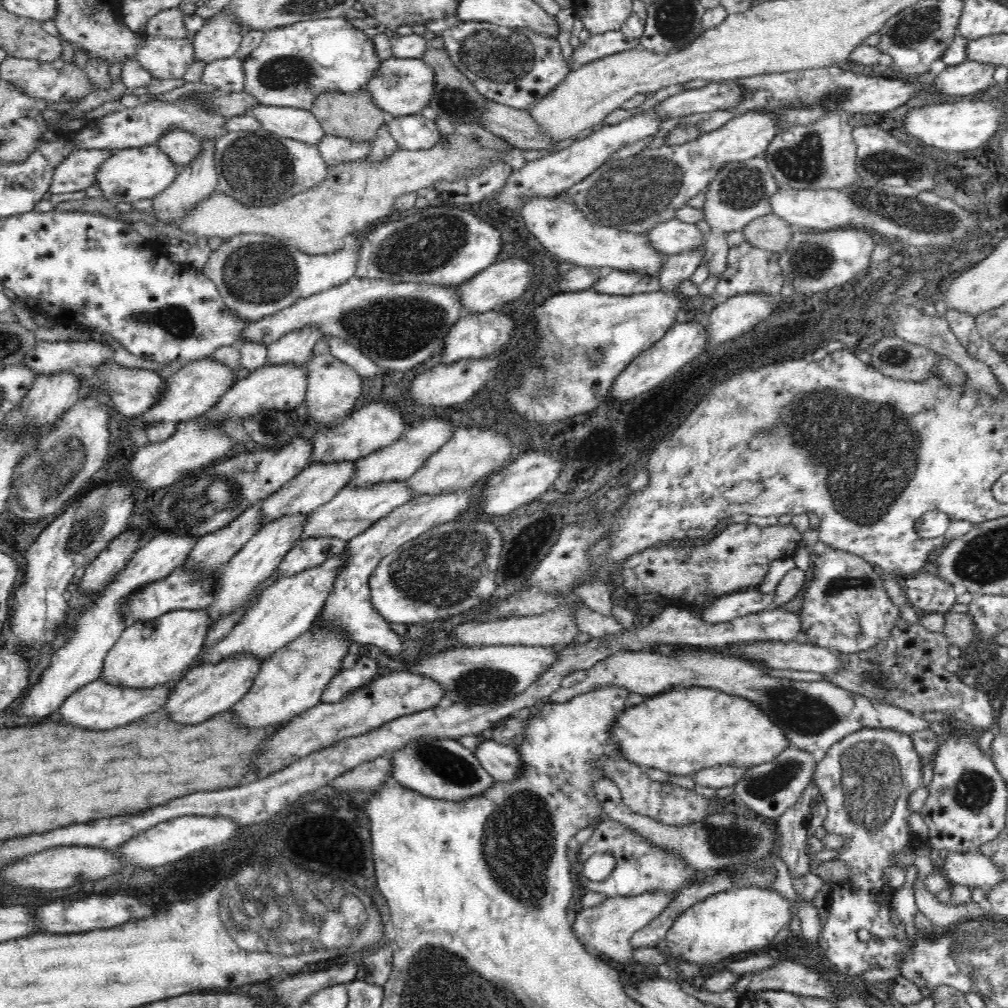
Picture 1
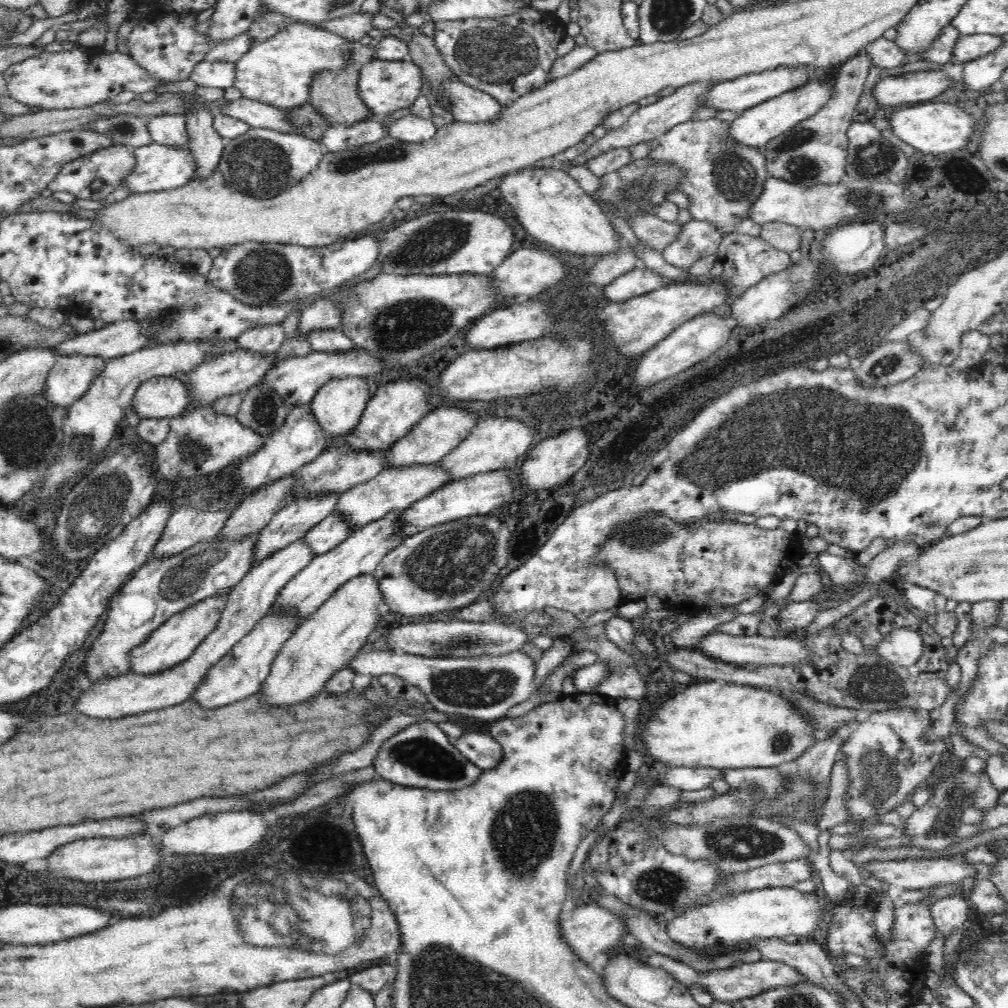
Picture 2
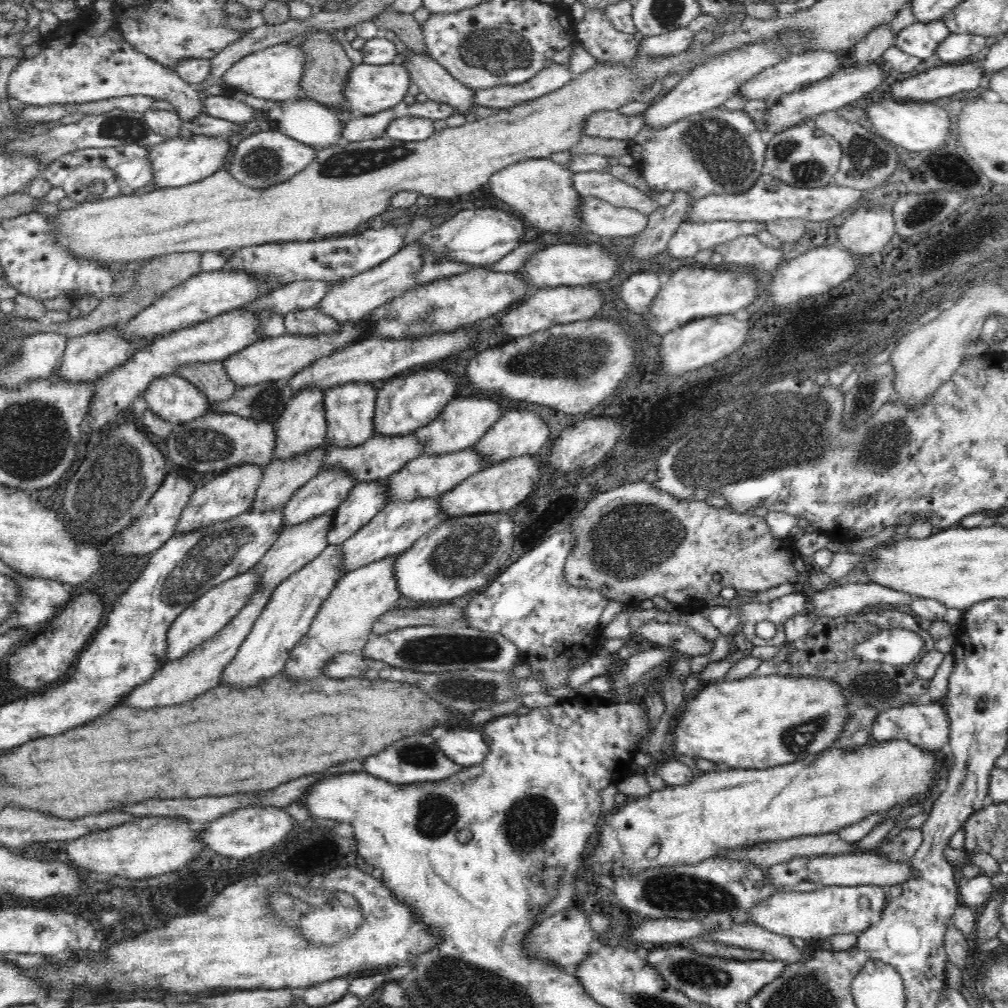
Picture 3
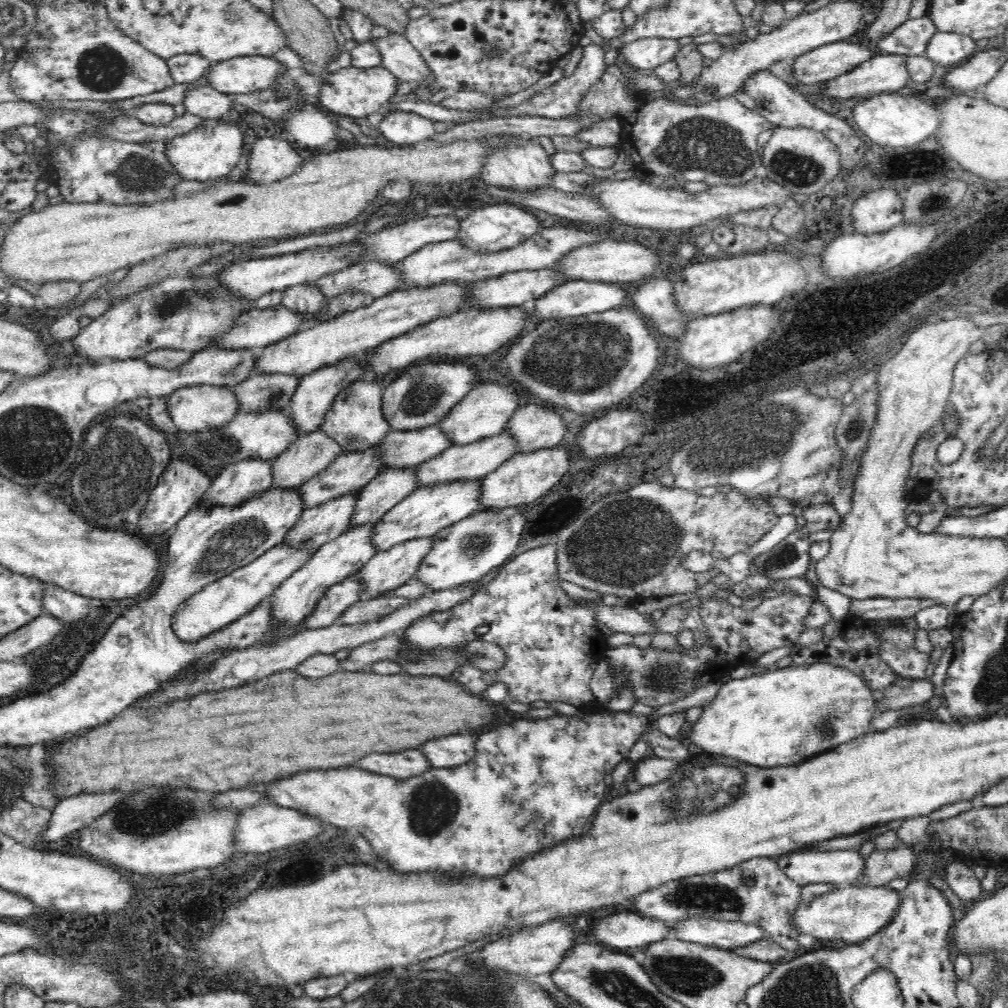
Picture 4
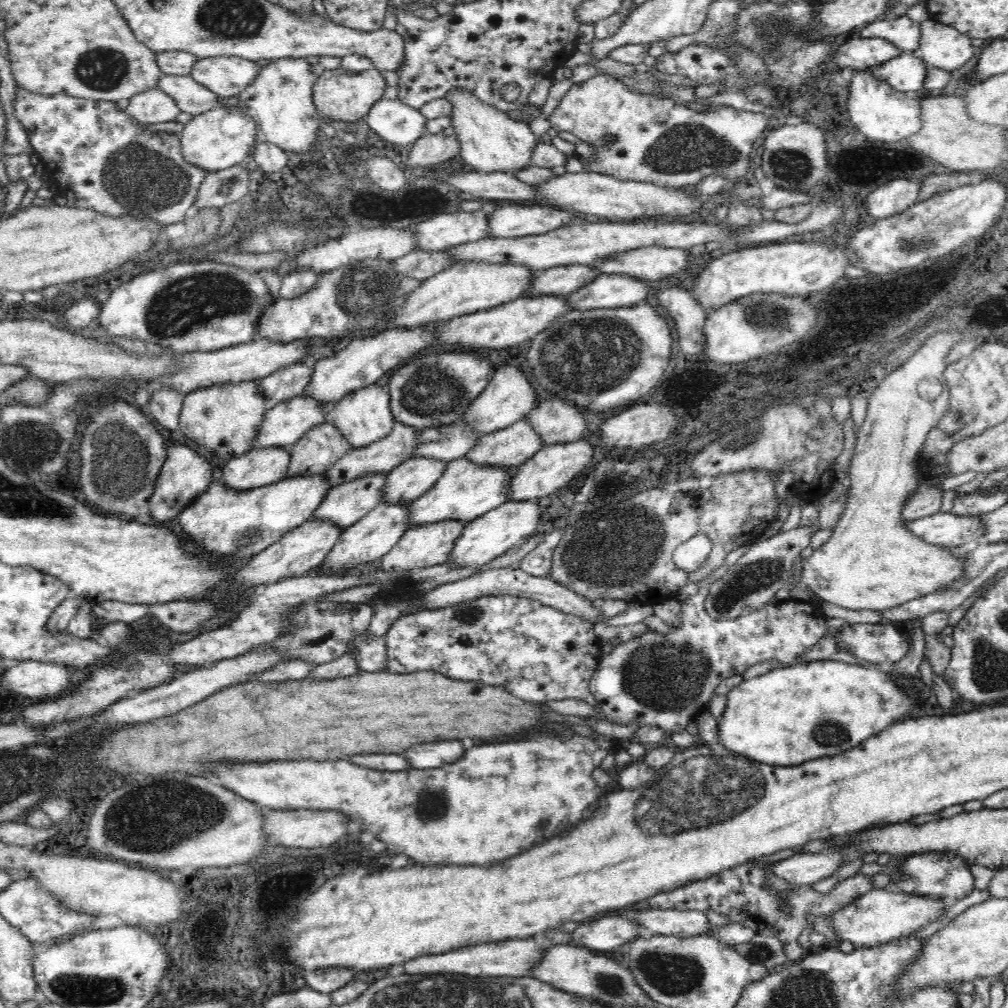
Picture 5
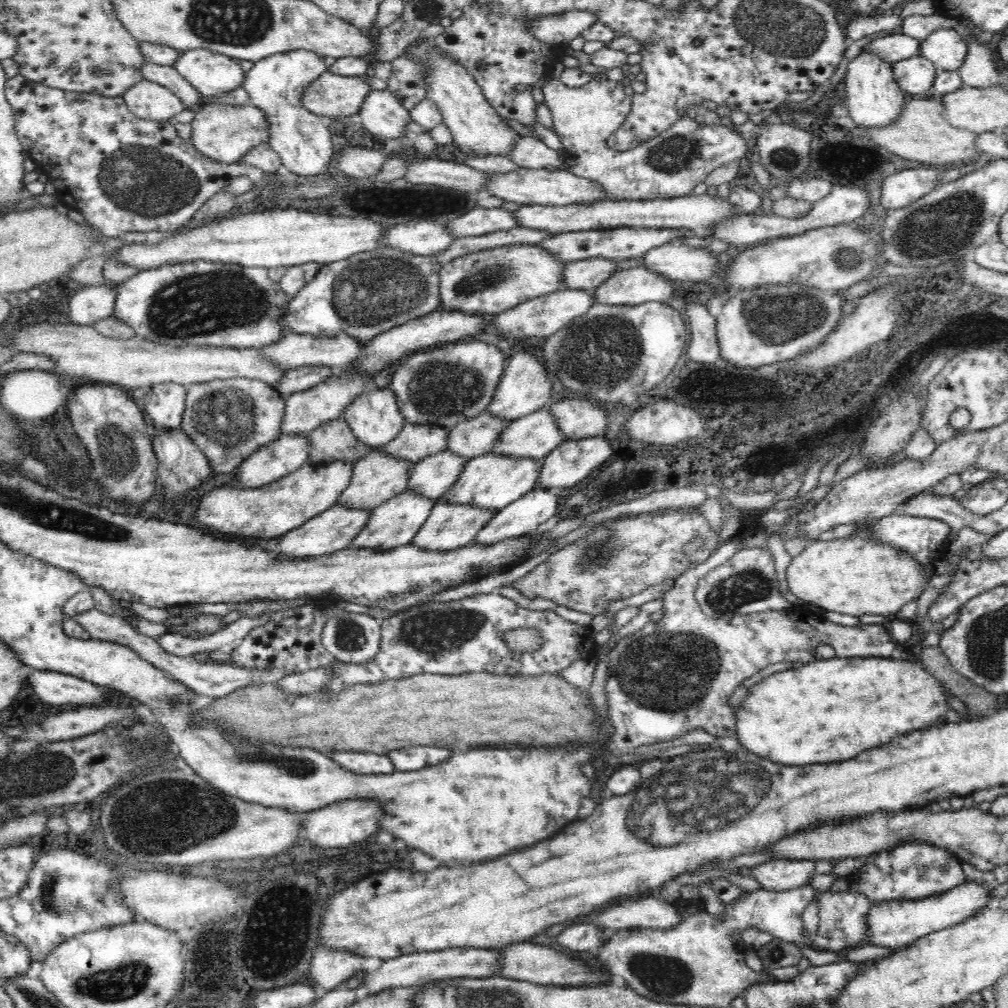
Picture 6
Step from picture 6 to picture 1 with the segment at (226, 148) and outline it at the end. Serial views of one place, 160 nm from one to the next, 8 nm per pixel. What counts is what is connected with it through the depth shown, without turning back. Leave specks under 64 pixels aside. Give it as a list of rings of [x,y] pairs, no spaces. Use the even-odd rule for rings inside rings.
[[[151,144],[140,148],[116,150],[114,156],[102,162],[96,174],[96,183],[101,188],[104,198],[109,201],[133,203],[142,198],[154,199],[176,180],[179,171],[176,163],[158,144]]]

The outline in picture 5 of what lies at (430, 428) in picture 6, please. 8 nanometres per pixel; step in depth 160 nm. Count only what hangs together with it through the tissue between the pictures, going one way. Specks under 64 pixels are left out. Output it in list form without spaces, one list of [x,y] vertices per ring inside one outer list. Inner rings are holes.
[[[395,421],[392,432],[386,438],[375,441],[373,444],[353,449],[326,472],[325,476],[331,483],[330,488],[344,484],[344,482],[351,482],[360,478],[360,476],[366,476],[366,474],[389,474],[394,468],[415,456],[419,448],[419,432],[420,430],[417,428]]]

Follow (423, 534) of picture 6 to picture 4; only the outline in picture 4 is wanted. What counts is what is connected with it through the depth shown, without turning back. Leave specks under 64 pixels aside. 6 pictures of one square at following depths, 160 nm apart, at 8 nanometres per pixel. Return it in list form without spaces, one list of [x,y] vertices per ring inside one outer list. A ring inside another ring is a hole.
[[[434,537],[417,538],[414,540],[406,540],[405,543],[394,545],[385,551],[378,551],[370,562],[366,562],[360,570],[359,583],[363,584],[360,594],[363,598],[376,598],[390,594],[394,589],[402,587],[408,580],[412,580],[417,576],[418,566],[422,564],[422,560],[426,558],[426,554],[430,552],[430,548],[434,546]]]

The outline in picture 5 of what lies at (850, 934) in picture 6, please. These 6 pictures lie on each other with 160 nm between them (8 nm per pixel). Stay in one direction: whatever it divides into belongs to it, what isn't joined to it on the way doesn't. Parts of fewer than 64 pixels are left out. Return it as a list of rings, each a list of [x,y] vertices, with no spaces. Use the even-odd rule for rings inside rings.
[[[742,863],[734,868],[722,871],[687,884],[686,886],[650,897],[647,902],[650,909],[678,909],[681,911],[702,911],[714,910],[714,912],[727,916],[733,923],[740,923],[757,934],[776,937],[784,943],[784,949],[788,964],[788,969],[792,962],[798,963],[804,958],[804,951],[801,948],[798,938],[806,928],[808,928],[808,912],[815,912],[817,916],[814,923],[814,932],[822,934],[830,940],[837,938],[834,925],[831,922],[830,914],[842,910],[842,906],[852,904],[860,895],[866,894],[872,889],[872,877],[864,873],[856,873],[854,876],[839,882],[828,892],[822,894],[812,890],[810,886],[802,886],[799,889],[786,890],[779,888],[778,892],[774,889],[766,888],[766,874],[770,868],[766,864]],[[784,893],[788,899],[790,910],[781,910],[781,898],[779,894]]]

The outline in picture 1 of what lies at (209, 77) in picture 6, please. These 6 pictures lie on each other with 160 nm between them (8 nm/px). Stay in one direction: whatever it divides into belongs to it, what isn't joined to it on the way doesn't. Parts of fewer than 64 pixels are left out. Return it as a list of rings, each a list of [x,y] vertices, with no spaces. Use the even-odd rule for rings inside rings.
[[[344,17],[300,21],[265,32],[262,43],[243,60],[245,72],[243,91],[265,106],[310,111],[314,106],[314,100],[324,91],[352,94],[366,91],[370,78],[374,76],[382,62],[376,54],[374,40],[368,38],[364,31],[352,27]]]

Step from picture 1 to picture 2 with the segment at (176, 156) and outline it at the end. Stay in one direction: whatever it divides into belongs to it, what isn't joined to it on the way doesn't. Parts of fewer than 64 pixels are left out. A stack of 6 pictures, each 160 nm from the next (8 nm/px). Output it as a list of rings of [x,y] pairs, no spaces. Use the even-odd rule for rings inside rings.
[[[183,115],[154,116],[147,127],[154,143],[174,147],[189,144],[186,119]]]

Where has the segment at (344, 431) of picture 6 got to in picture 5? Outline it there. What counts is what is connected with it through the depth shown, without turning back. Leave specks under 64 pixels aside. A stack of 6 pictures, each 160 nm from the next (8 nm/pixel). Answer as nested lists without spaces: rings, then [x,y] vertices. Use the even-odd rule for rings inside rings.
[[[322,423],[302,435],[302,439],[289,450],[291,464],[287,477],[294,477],[326,474],[353,447],[336,426]]]

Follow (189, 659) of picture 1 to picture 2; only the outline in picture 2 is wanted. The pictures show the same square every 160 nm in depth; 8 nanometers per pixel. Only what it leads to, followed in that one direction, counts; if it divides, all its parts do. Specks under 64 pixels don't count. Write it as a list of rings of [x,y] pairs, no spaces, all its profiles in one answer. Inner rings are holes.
[[[218,593],[217,595],[198,601],[183,611],[174,613],[166,619],[144,644],[138,644],[128,652],[132,670],[139,675],[153,675],[160,671],[172,668],[192,656],[195,648],[216,628],[222,612],[228,604],[228,594]]]

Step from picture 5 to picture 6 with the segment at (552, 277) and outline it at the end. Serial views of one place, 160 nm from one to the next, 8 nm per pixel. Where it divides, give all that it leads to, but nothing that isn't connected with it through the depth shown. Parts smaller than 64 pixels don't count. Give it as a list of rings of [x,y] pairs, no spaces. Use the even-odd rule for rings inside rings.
[[[600,256],[574,261],[568,263],[564,270],[564,286],[594,293],[596,288],[604,284],[616,271],[616,261]]]

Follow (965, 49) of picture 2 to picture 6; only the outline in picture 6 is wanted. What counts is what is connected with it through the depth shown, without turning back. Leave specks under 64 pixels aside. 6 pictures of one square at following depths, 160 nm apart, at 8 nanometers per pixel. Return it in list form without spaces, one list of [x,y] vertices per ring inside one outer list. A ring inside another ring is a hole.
[[[942,28],[921,42],[919,54],[935,64],[939,71],[958,70],[967,55],[968,43],[956,30]]]

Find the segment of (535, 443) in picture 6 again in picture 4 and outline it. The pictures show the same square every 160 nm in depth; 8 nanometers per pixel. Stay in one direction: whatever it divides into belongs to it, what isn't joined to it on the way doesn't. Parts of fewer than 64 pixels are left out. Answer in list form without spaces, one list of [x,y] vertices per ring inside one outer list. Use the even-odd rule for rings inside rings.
[[[506,431],[496,436],[484,437],[472,444],[452,445],[440,455],[424,462],[417,468],[418,487],[450,484],[456,480],[480,480],[501,468],[511,457],[519,454],[518,442]]]

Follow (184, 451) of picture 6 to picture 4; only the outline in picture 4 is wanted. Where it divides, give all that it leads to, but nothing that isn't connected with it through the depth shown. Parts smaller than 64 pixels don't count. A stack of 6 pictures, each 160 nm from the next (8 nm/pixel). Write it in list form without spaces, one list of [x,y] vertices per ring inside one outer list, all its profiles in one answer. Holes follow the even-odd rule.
[[[182,457],[171,461],[164,474],[160,476],[156,488],[150,493],[146,507],[140,516],[137,532],[142,532],[146,536],[169,532],[168,530],[176,526],[190,510],[198,506],[204,492],[212,485],[212,480],[204,471],[205,469],[191,464]]]

